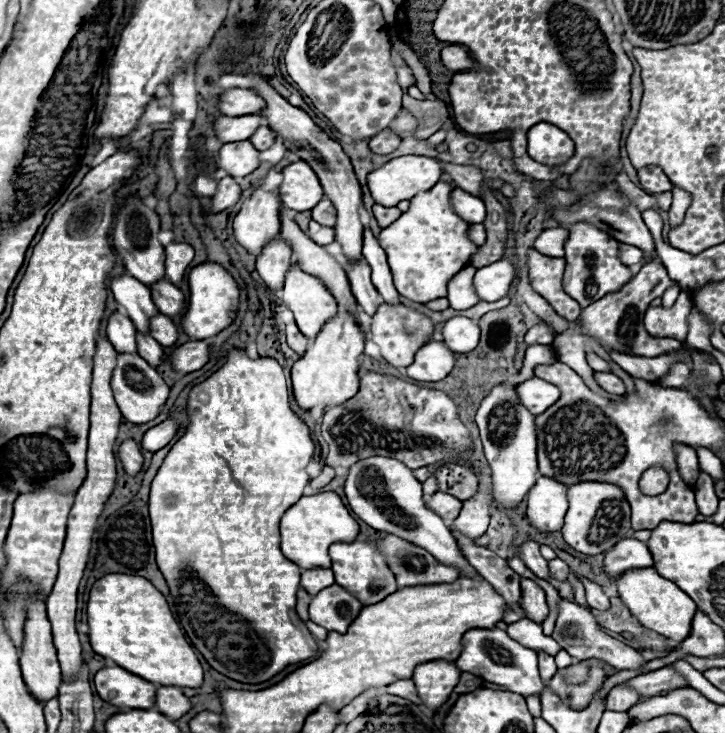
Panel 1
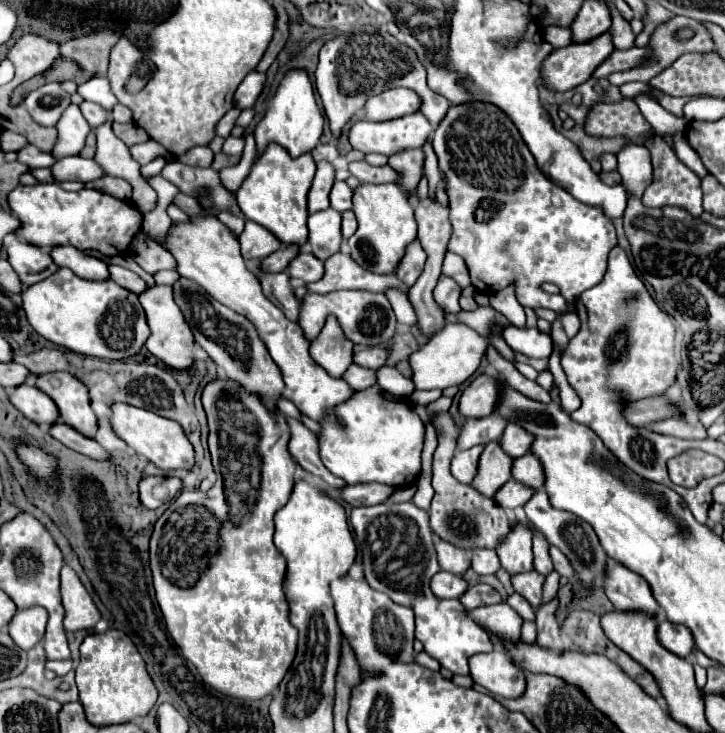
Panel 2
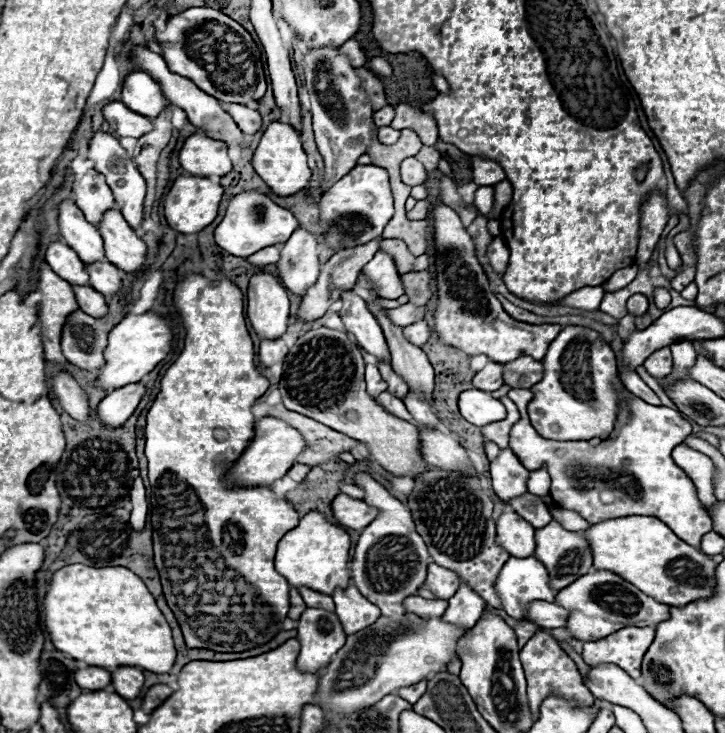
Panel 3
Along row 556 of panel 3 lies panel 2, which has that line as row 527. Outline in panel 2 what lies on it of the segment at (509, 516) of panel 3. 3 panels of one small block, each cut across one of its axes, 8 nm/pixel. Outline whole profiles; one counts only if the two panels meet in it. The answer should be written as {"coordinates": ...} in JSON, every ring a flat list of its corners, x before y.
{"coordinates":[[516,526,516,530,510,530,508,538,496,548,500,556,500,564,508,574,522,574,534,570,532,564,532,534,528,526]]}

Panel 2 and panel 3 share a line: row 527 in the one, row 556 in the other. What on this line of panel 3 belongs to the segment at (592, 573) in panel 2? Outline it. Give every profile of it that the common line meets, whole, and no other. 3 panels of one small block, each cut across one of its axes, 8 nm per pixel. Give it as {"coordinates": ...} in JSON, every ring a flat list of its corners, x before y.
{"coordinates":[[552,520,548,526,536,530,534,540,536,540,534,556,548,570,550,588,562,590,562,588,570,586,574,580,578,580,580,576,584,576,584,574,590,572,590,568,592,568,592,554,590,554,586,538,580,532,568,532,556,520]]}

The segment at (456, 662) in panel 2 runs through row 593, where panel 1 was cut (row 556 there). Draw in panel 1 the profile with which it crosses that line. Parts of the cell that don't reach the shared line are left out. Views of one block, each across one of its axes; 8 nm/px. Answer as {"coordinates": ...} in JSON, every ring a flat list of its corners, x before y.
{"coordinates":[[386,534,378,540,378,552,386,556,386,564,394,572,398,588,452,584,458,576,454,568,436,562,424,548,414,546,394,534]]}

